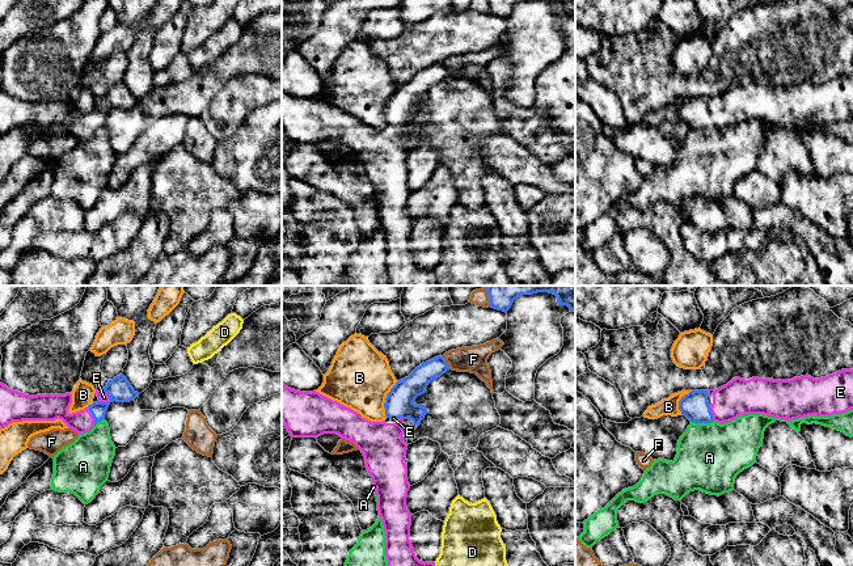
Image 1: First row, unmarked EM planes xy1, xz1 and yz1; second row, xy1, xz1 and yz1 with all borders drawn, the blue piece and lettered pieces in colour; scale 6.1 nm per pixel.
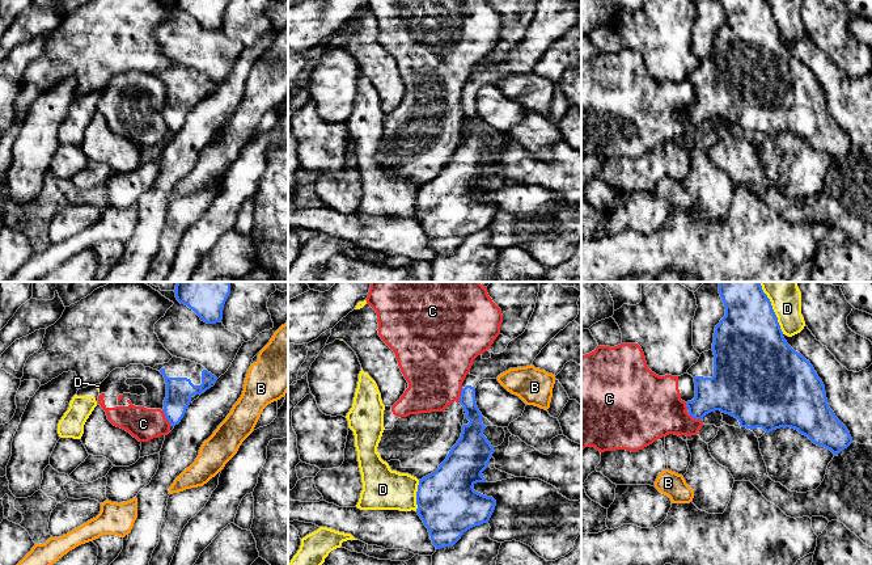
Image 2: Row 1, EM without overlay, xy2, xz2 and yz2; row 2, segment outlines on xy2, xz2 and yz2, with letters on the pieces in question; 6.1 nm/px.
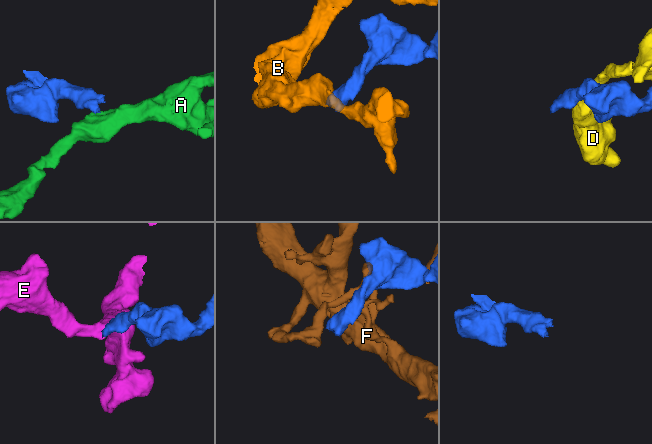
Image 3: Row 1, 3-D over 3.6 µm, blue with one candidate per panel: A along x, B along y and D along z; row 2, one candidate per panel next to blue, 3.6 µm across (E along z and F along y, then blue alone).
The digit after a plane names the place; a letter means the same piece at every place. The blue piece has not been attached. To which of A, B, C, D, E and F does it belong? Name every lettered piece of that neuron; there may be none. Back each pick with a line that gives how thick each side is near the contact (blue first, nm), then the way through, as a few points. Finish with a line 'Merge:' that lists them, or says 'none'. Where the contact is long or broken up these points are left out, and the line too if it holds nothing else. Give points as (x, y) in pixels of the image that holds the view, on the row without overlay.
E: 150 nm thick on the blue side, 60 nm on the other; runs through xy1 (119, 96), (108, 100), (104, 104)
Merge: E

